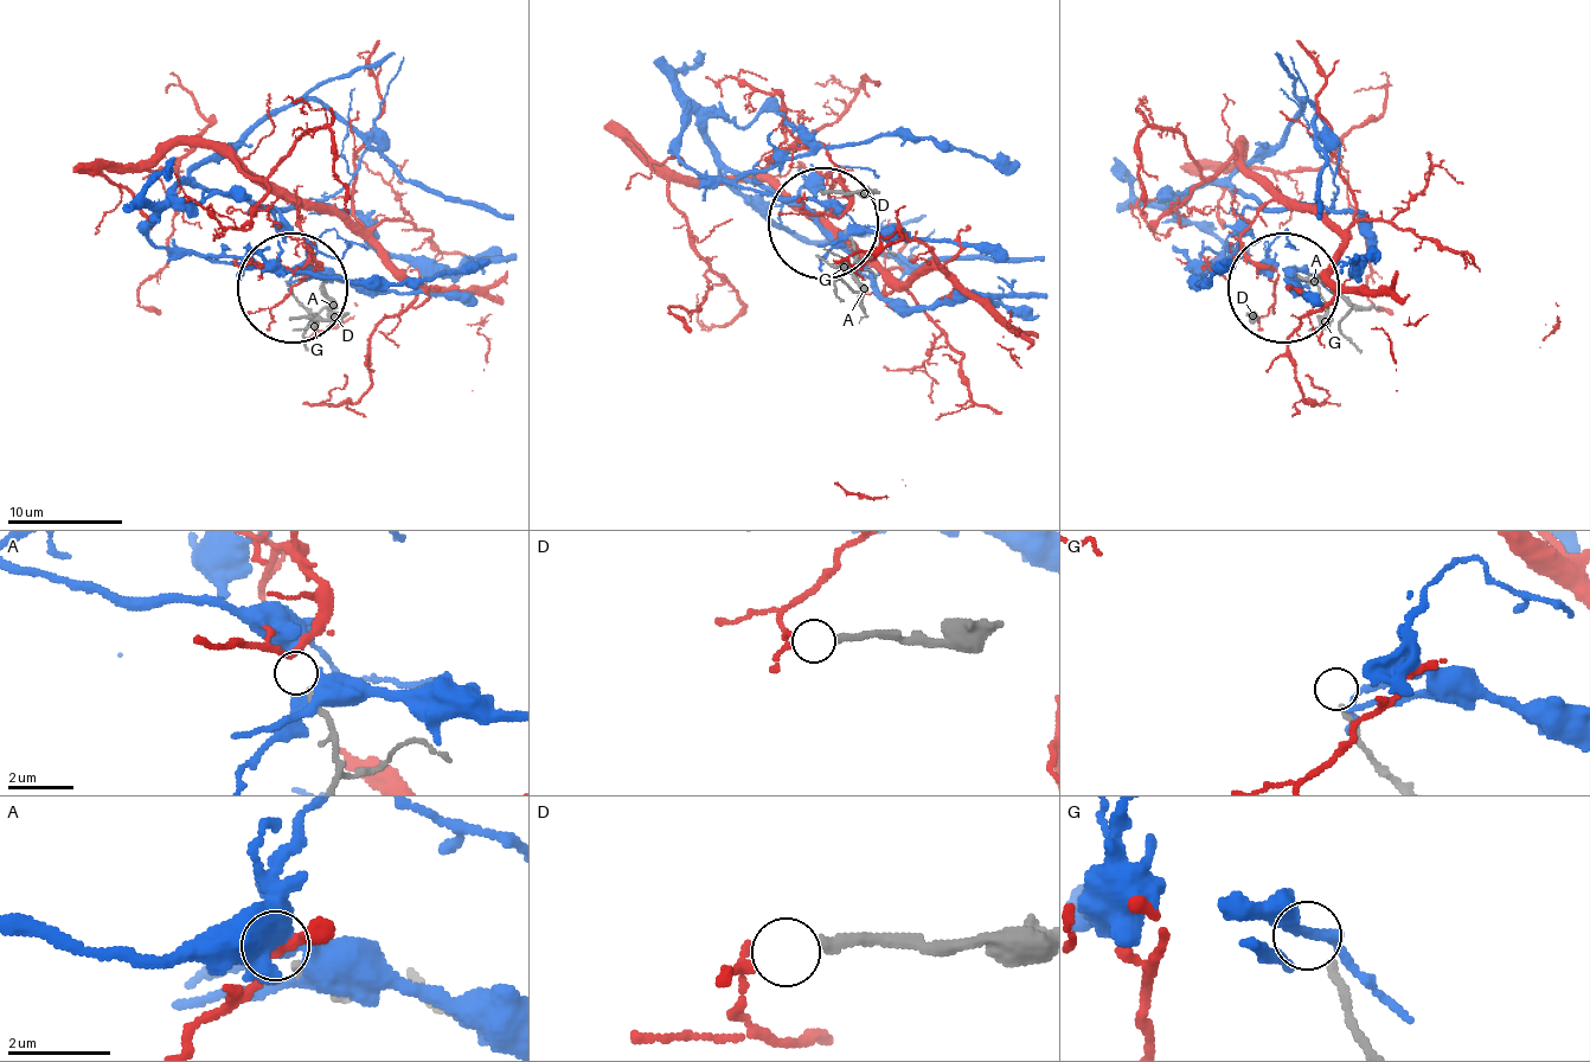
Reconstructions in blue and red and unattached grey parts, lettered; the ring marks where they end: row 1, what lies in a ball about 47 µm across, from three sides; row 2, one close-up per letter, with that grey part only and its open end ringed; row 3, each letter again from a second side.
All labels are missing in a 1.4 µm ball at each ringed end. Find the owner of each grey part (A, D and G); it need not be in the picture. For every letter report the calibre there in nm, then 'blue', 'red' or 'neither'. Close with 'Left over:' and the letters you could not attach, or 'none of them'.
A: calibre 200 nm; red
D: calibre 240 nm; neither
G: calibre 160 nm; neither
Left over: D, G

